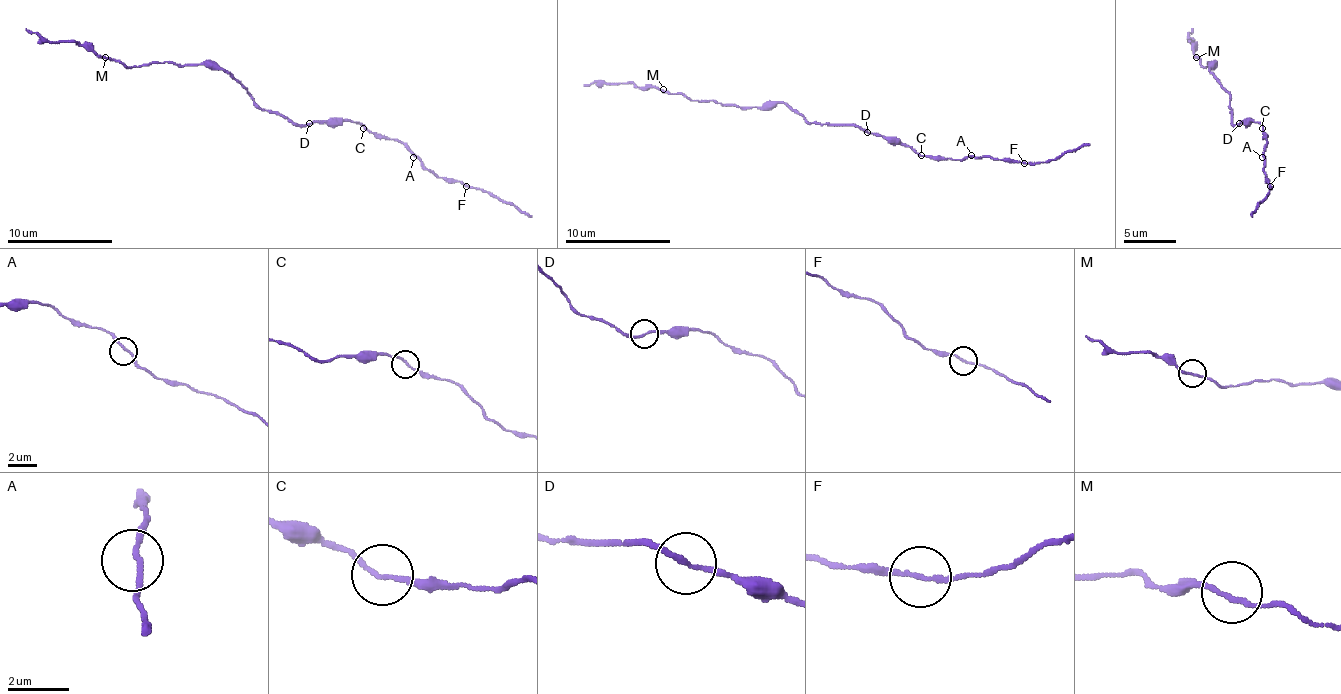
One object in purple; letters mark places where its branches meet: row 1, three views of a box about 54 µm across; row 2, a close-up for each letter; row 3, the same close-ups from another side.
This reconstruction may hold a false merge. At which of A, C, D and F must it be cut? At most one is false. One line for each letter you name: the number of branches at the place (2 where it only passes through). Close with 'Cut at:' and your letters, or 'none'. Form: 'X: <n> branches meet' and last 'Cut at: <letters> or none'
D: 2 branches meet
Cut at: D

